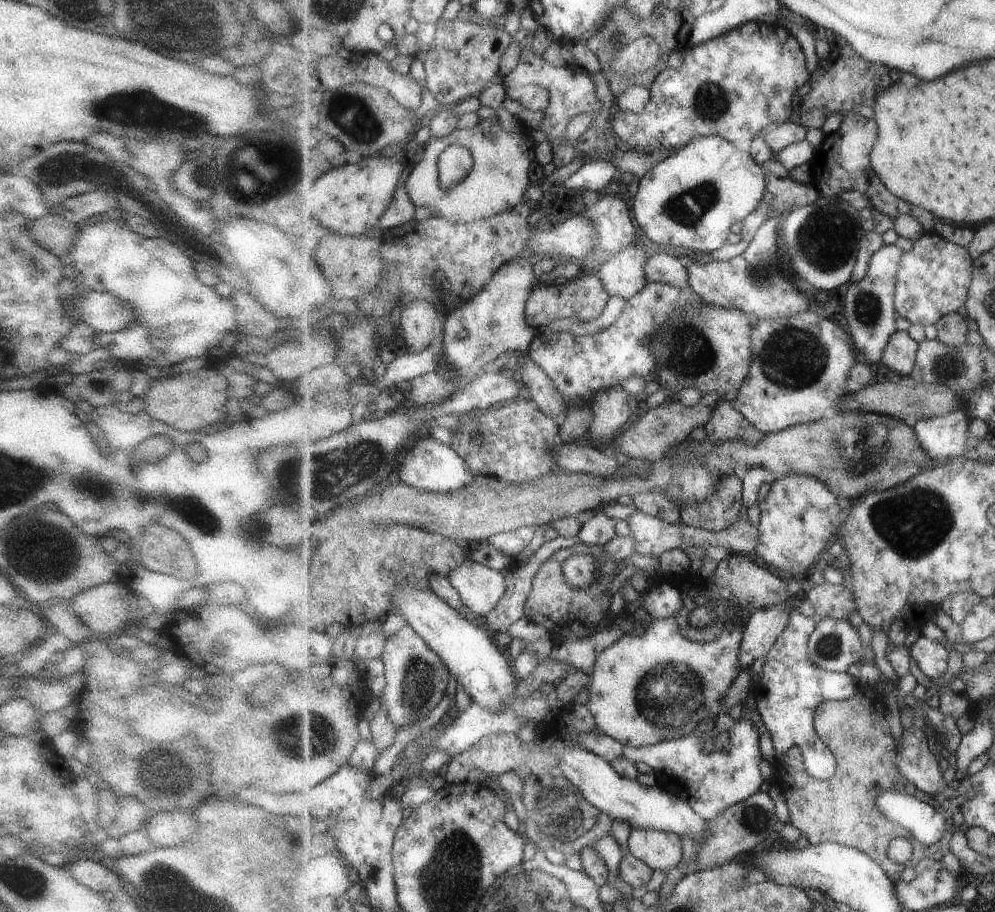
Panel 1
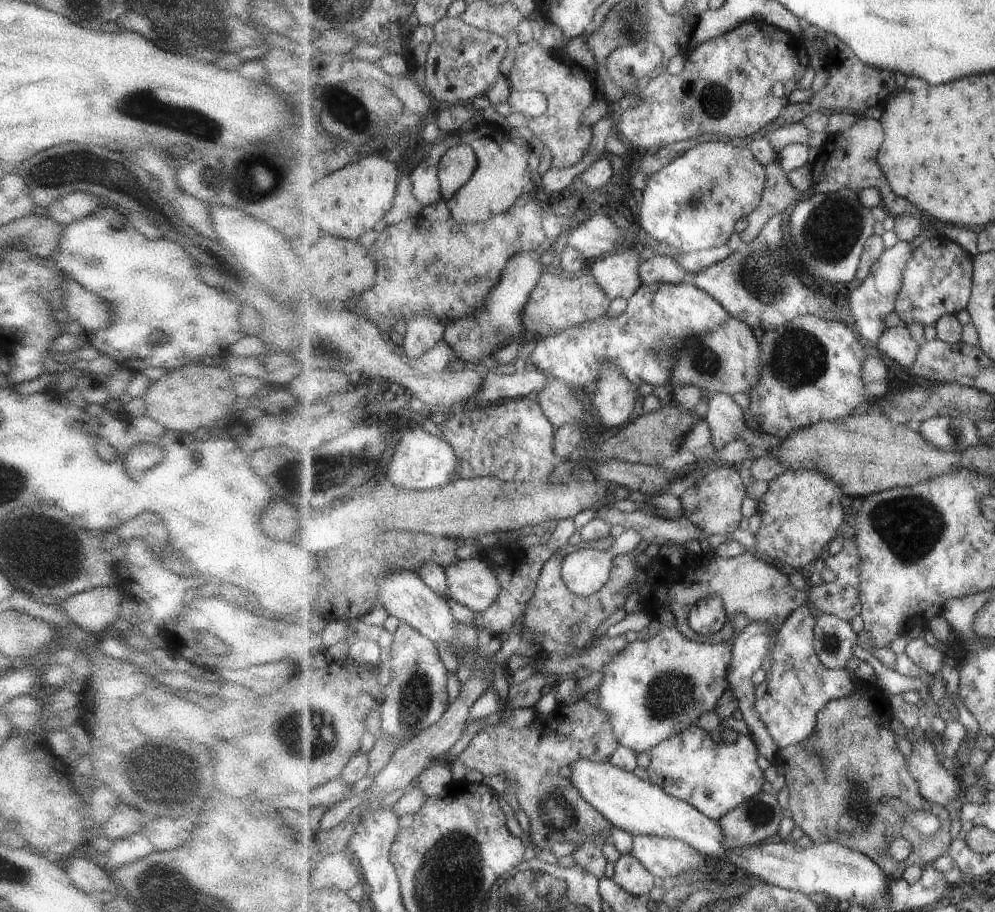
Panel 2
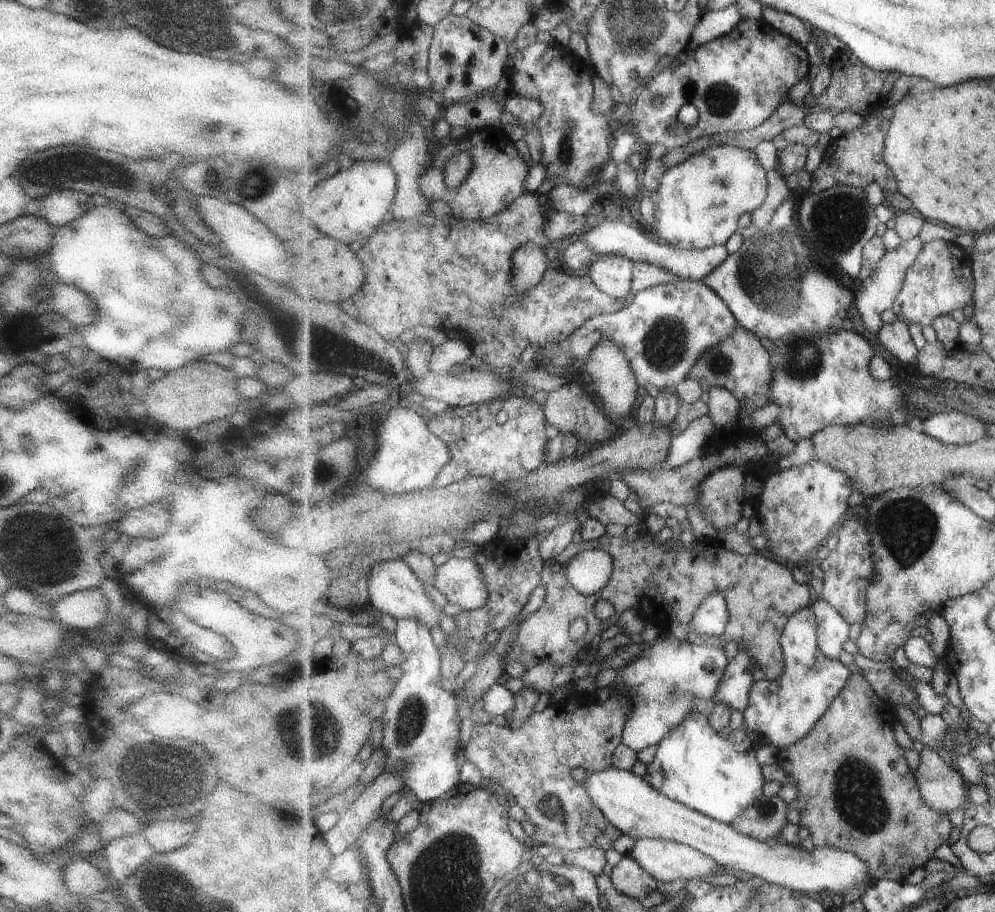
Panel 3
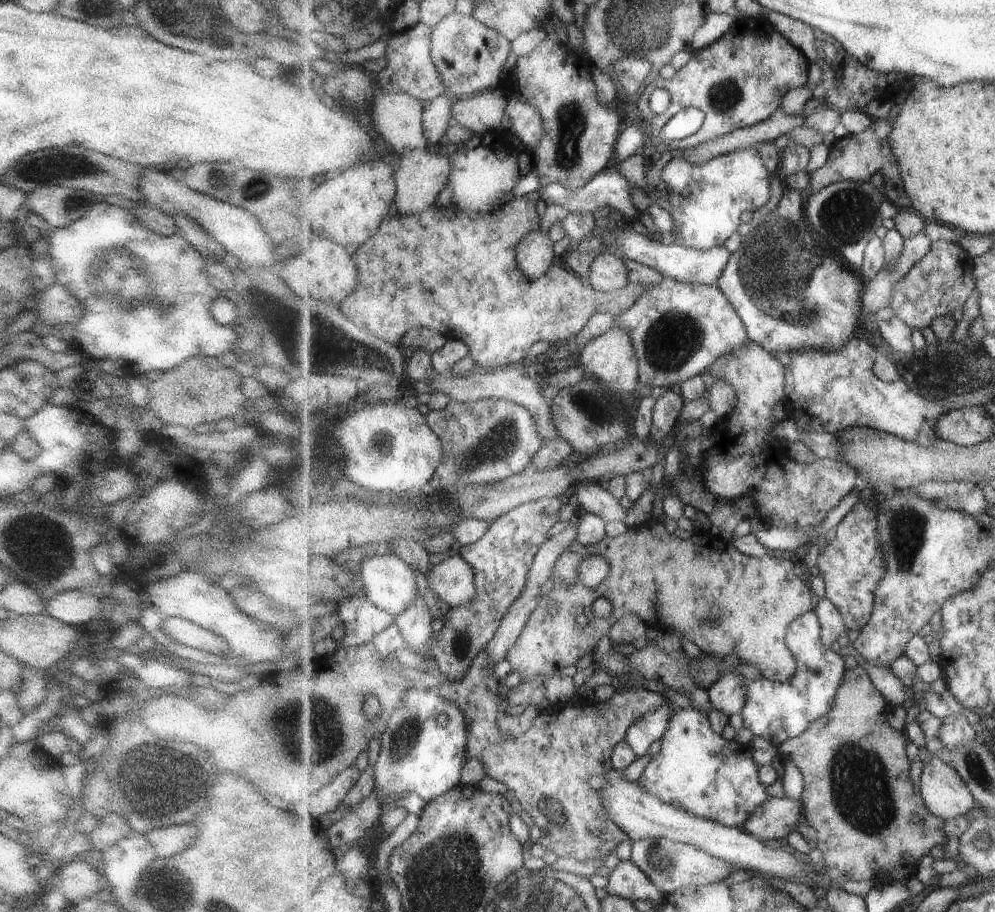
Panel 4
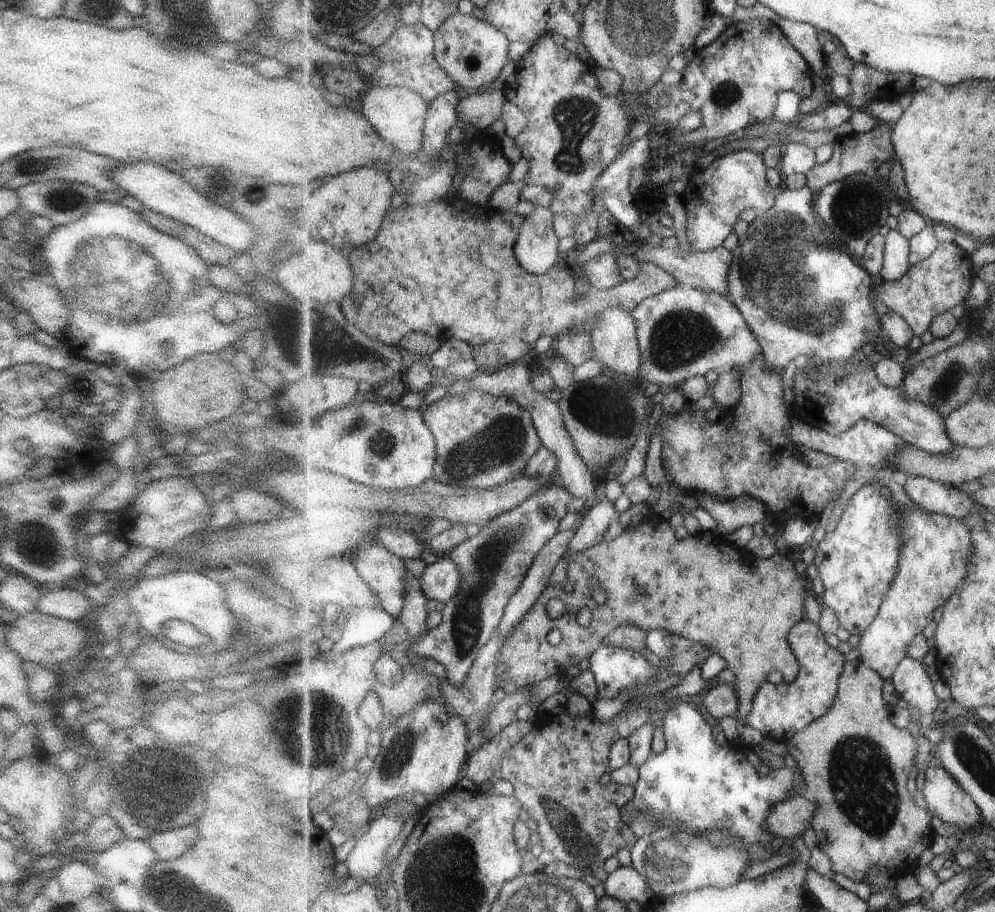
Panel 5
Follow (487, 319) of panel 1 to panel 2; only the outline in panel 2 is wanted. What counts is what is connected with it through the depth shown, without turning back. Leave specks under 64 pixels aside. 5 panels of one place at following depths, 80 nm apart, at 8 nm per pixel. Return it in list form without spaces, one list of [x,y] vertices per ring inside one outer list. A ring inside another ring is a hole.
[[[537,251],[516,254],[507,264],[501,282],[495,286],[495,290],[487,298],[485,306],[475,314],[475,318],[457,319],[446,326],[443,340],[455,349],[458,358],[463,360],[466,366],[478,367],[477,362],[483,356],[496,354],[497,349],[509,343],[516,343],[518,346],[526,337],[522,312],[526,308],[525,304],[529,302],[529,296],[537,288],[543,272],[544,265],[541,264],[541,255]]]

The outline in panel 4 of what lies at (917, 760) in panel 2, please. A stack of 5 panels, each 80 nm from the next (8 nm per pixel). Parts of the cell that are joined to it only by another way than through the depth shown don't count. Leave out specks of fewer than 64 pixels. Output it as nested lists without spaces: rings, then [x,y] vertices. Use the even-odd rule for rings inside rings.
[[[932,755],[923,763],[919,787],[927,808],[945,820],[967,817],[978,806],[963,777],[943,756]]]

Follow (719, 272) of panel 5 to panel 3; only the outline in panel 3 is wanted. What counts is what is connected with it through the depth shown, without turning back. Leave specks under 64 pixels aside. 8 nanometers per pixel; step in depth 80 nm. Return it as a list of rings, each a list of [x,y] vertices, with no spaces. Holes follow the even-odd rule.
[[[605,219],[598,226],[591,227],[586,233],[581,233],[579,238],[591,247],[599,256],[601,255],[621,255],[634,261],[654,264],[659,268],[672,272],[681,279],[691,279],[692,281],[702,281],[714,270],[717,270],[730,255],[724,245],[715,245],[709,249],[680,249],[678,246],[669,243],[659,244],[651,240],[643,230],[624,224],[621,220]]]

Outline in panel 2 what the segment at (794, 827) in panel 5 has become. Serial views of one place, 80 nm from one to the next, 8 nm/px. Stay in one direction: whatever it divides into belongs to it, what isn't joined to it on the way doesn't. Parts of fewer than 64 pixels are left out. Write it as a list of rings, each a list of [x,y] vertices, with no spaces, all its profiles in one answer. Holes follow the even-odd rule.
[[[767,792],[757,794],[751,801],[731,810],[727,817],[719,820],[727,846],[733,850],[762,845],[779,832],[783,810],[777,796]]]

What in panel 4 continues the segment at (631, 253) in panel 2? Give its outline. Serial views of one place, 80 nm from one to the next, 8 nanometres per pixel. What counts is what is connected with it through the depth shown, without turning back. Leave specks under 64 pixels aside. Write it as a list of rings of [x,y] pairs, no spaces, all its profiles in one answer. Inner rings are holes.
[[[610,250],[601,253],[590,266],[589,281],[600,291],[622,289],[630,282],[623,257]]]

